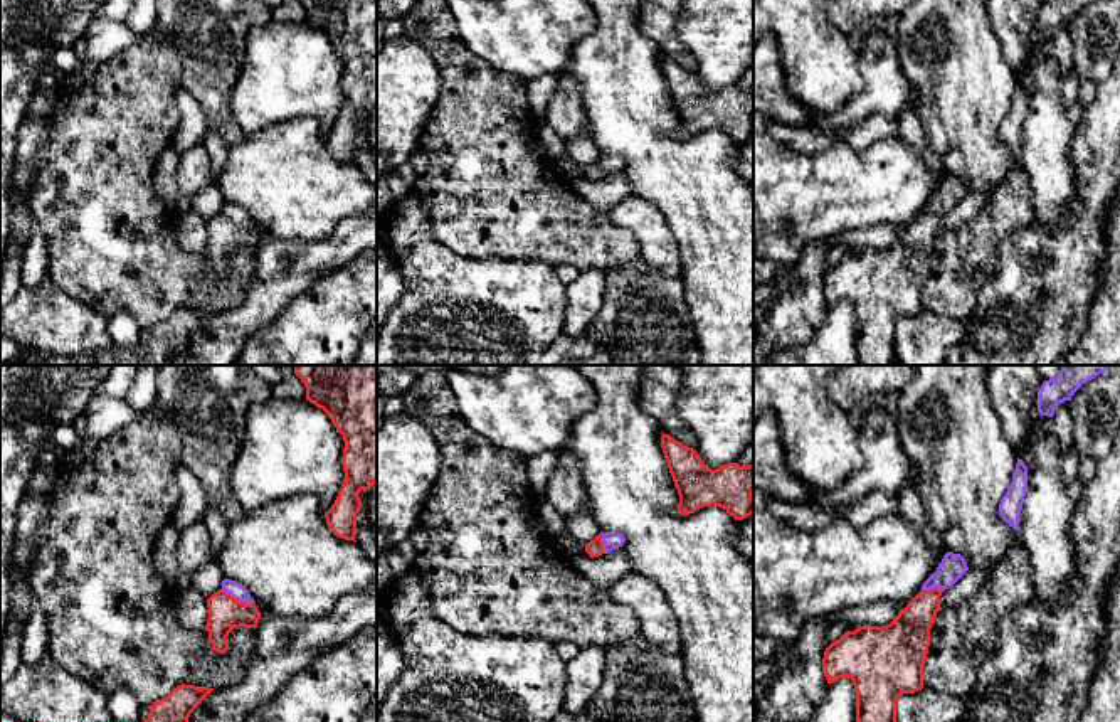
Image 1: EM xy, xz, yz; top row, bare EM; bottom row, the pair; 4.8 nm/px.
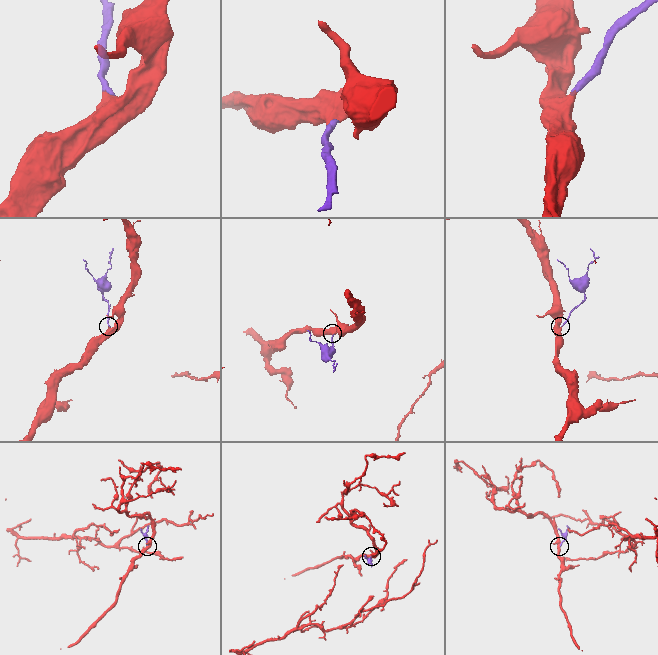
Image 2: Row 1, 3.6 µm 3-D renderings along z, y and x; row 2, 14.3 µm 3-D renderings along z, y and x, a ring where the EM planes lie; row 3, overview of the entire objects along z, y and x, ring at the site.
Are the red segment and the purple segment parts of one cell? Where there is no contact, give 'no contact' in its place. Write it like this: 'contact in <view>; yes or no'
contact in xy; yes

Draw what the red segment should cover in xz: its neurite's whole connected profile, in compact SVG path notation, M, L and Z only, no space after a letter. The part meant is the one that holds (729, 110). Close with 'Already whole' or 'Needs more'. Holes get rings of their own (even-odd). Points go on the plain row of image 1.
M664 56L661 71L679 118L678 136L688 138L711 128L723 131L735 143L753 136L753 88L706 91L696 72Z. Already whole

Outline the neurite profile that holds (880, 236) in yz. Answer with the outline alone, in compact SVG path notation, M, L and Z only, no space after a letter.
M876 224L863 229L844 231L841 234L824 237L827 249L834 246L851 246L856 249L886 249L890 247L901 232L906 231L906 226L898 224Z

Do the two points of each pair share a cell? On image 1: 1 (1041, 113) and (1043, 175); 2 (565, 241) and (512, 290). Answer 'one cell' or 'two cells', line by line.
1: one cell
2: two cells

